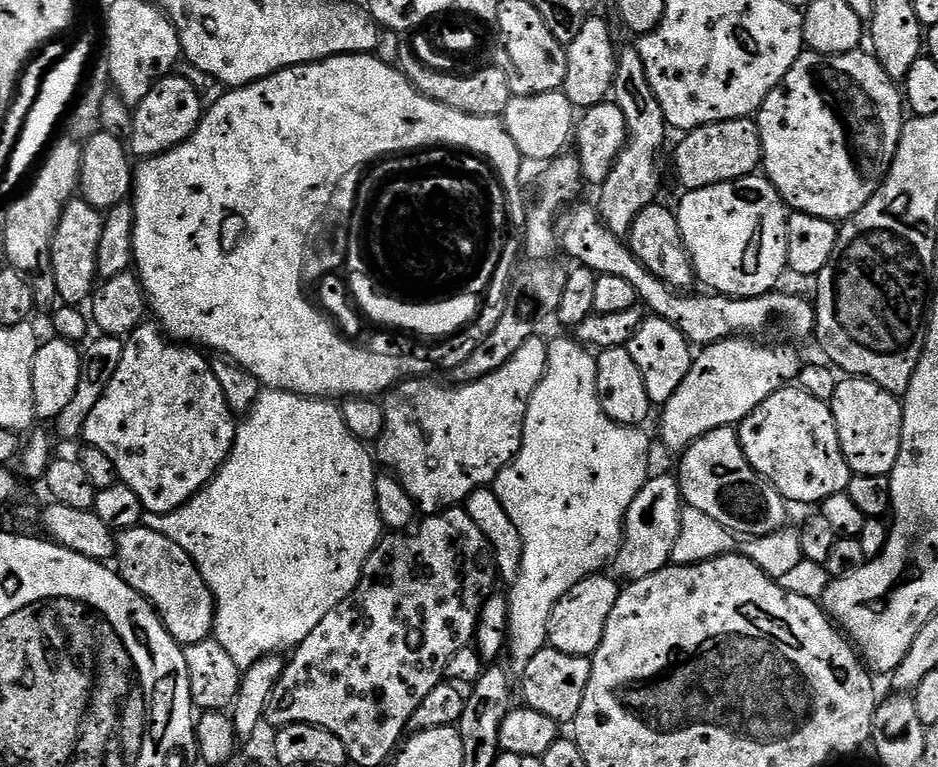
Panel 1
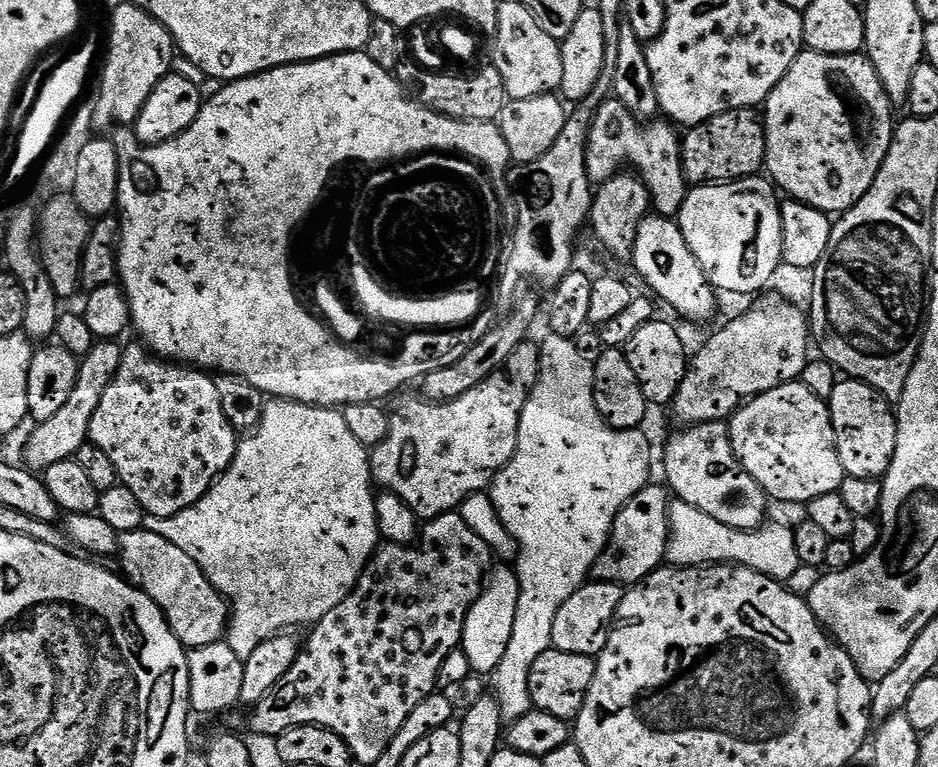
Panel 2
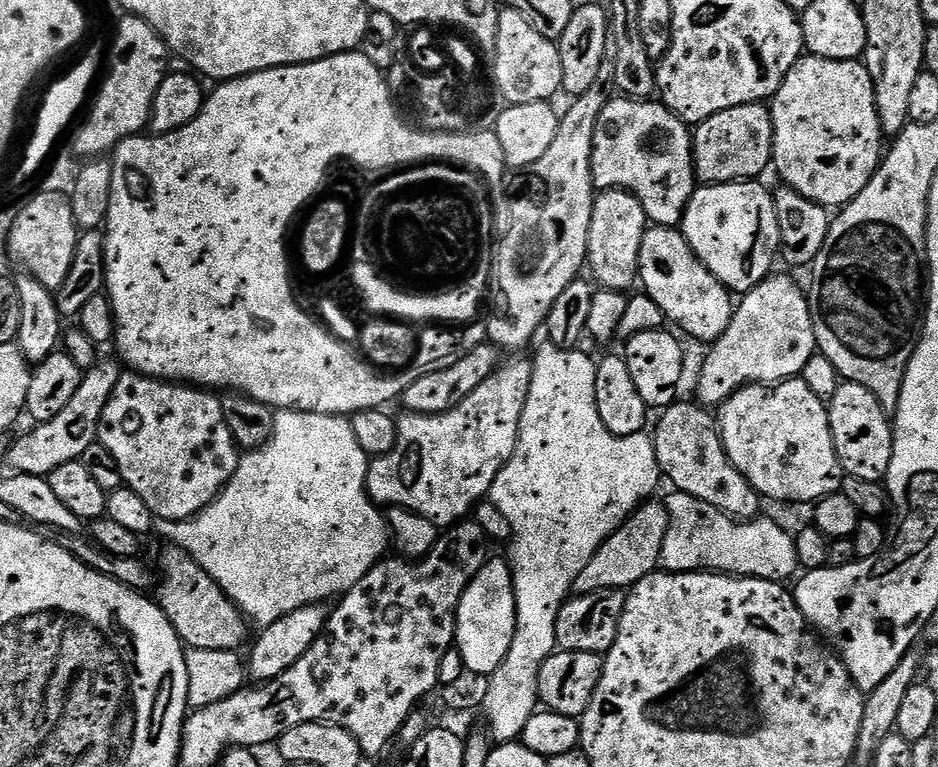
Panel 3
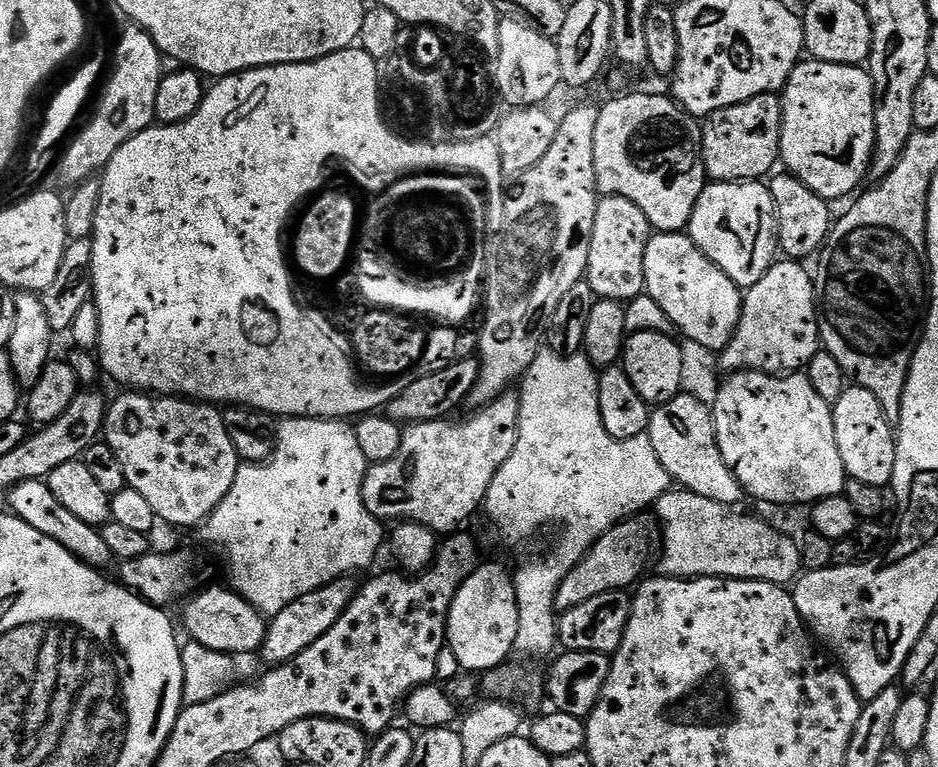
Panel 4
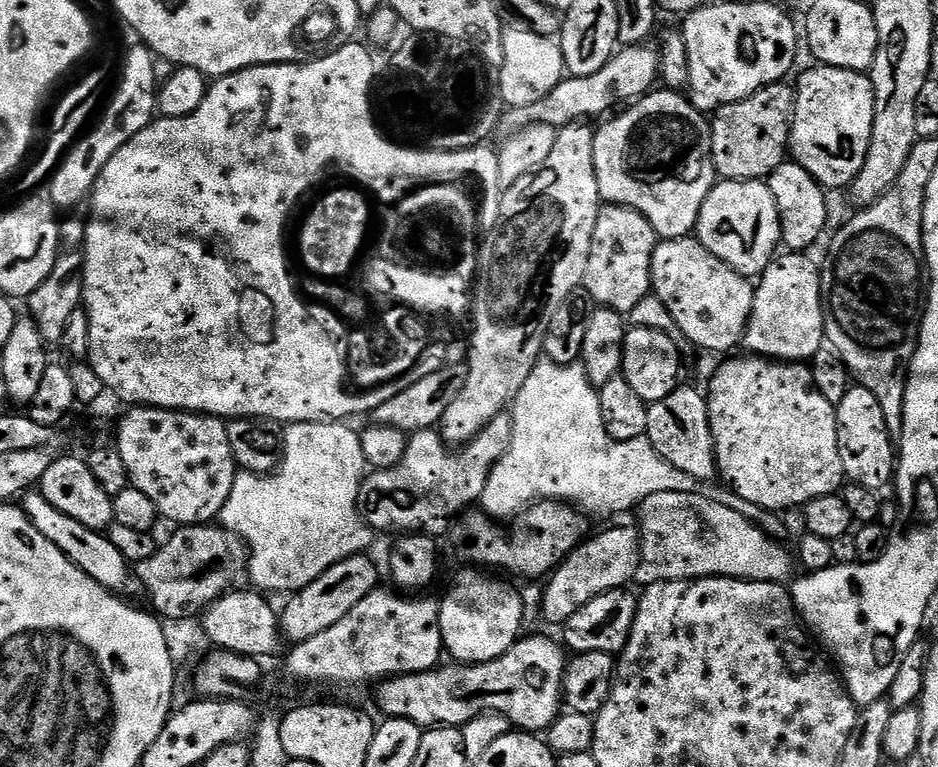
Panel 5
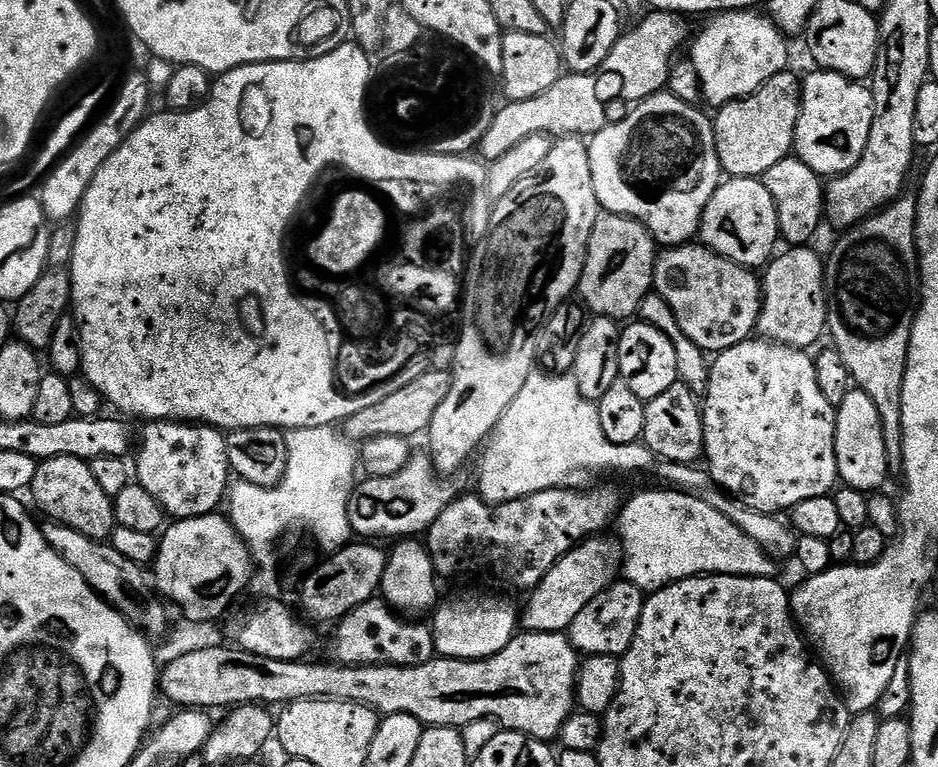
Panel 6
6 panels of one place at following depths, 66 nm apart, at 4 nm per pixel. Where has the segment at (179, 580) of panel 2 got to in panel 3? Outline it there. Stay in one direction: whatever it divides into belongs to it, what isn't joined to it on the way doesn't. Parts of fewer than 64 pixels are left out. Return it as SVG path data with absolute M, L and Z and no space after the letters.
M168 546L161 554L160 589L154 596L189 649L233 651L240 648L244 639L249 639L249 621L237 610L235 602L181 548Z

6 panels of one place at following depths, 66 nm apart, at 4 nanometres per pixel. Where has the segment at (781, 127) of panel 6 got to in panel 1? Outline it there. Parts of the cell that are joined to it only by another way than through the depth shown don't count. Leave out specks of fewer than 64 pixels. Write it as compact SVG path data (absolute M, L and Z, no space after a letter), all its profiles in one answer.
M755 119L723 120L685 132L676 148L676 176L681 189L693 192L706 186L751 176L761 167L762 140Z

